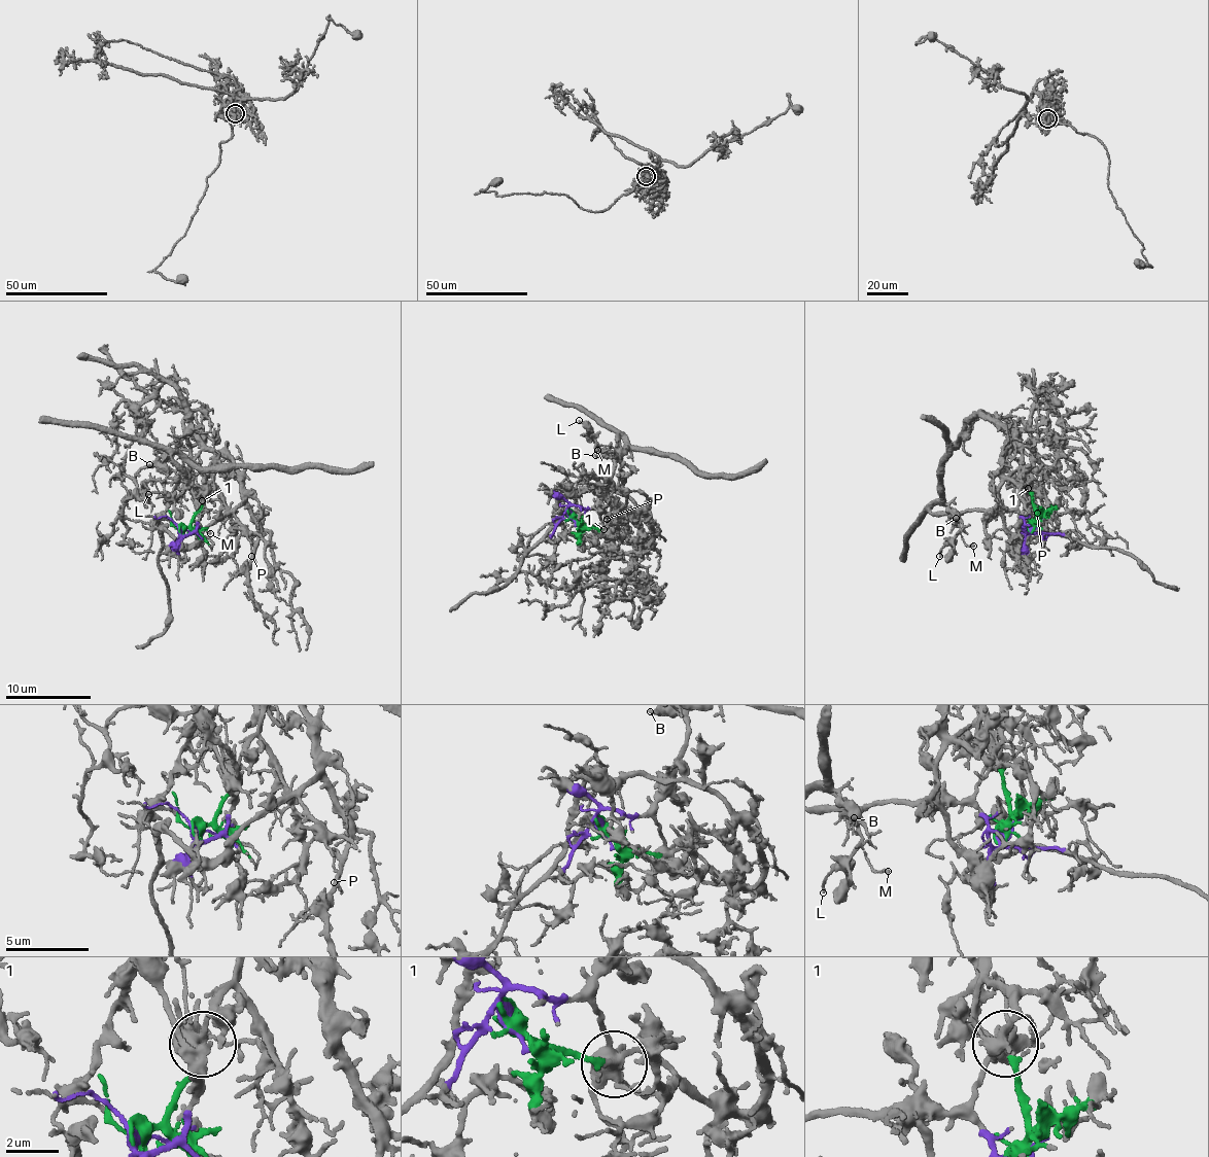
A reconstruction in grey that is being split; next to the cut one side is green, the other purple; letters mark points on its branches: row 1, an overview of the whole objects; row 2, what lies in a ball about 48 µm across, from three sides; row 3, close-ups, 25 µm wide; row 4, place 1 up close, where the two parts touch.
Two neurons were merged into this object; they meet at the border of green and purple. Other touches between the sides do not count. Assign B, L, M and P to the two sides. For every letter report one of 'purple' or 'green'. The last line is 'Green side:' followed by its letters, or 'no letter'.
B: purple
L: purple
M: purple
P: green
Green side: P

